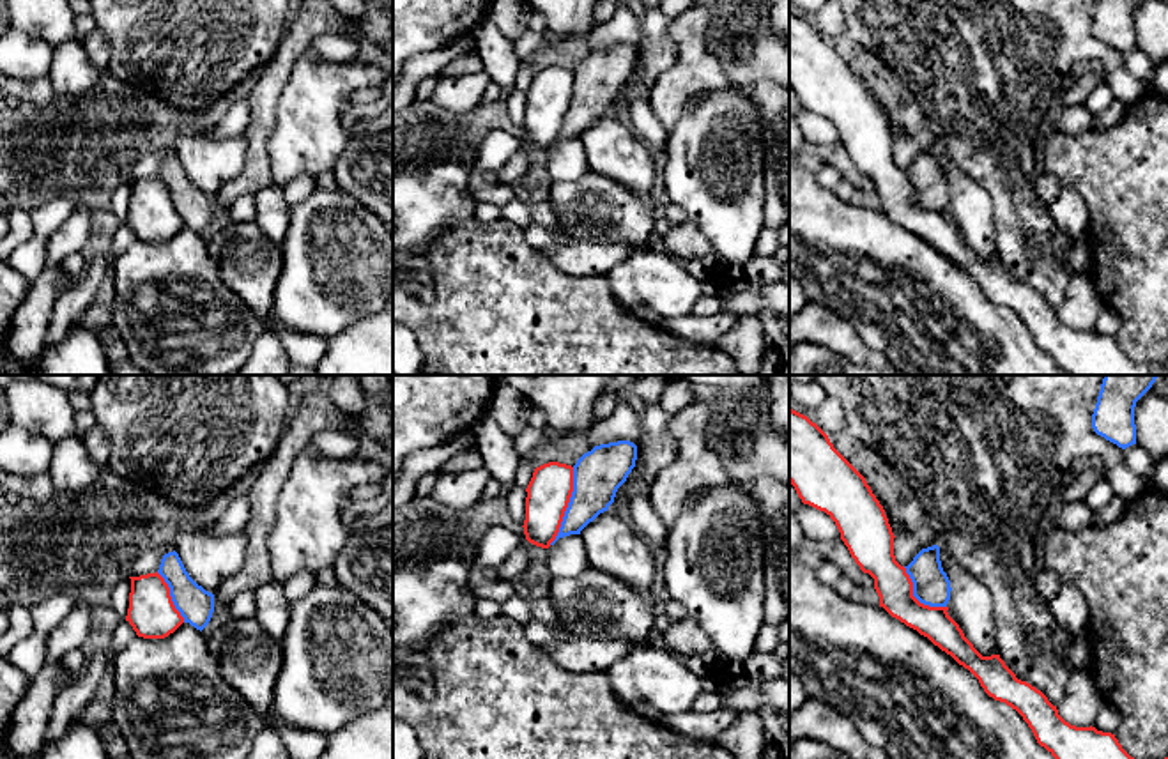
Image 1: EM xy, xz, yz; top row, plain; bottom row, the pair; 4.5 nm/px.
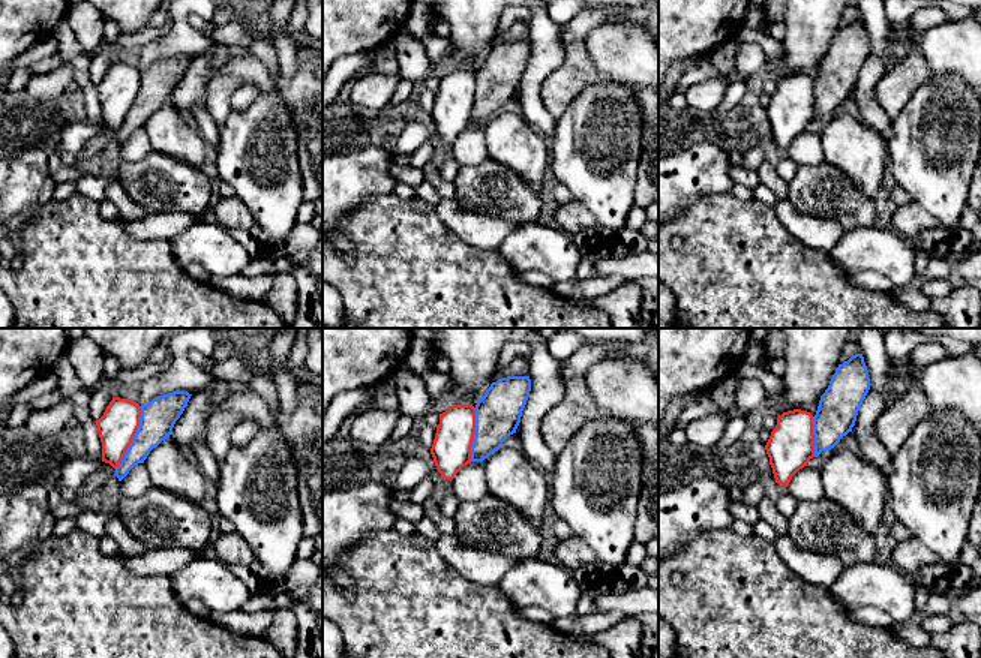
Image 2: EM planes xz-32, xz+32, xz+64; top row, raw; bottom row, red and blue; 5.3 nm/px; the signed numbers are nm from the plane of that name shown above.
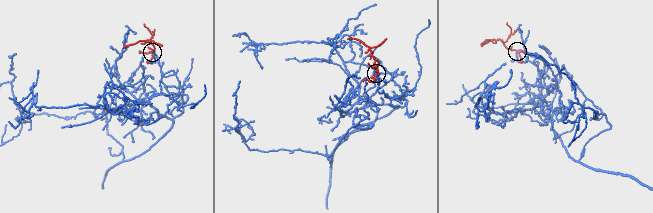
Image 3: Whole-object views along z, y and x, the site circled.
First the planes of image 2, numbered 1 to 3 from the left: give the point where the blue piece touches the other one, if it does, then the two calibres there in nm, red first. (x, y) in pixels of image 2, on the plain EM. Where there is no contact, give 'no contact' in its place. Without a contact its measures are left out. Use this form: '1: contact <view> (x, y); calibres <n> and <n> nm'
1: contact xz-32 (132, 102); calibres 200 and 190 nm
2: contact xz+32 (473, 99); calibres 200 and 240 nm
3: contact xz+64 (813, 101); calibres 240 and 220 nm

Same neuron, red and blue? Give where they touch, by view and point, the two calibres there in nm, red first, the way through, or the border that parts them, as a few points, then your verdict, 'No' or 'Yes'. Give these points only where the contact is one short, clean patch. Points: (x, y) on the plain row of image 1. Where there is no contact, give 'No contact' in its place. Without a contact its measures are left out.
Touches red at xz (567, 110). Thickness 200 nm (red) against 220 nm. Boundary: xz (574, 71), (574, 94), (560, 135), (549, 147). No

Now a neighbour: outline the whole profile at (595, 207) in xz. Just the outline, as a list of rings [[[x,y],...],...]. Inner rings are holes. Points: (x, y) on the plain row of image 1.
[[[586,170],[577,180],[552,180],[549,203],[561,230],[577,241],[642,249],[653,234],[655,203],[651,196],[637,196],[626,186],[591,170]]]

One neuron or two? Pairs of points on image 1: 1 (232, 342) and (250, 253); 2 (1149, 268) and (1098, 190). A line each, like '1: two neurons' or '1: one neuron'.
1: two neurons
2: one neuron

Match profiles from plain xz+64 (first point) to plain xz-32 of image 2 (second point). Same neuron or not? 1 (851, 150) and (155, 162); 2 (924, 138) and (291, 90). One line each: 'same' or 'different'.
1: different
2: different

